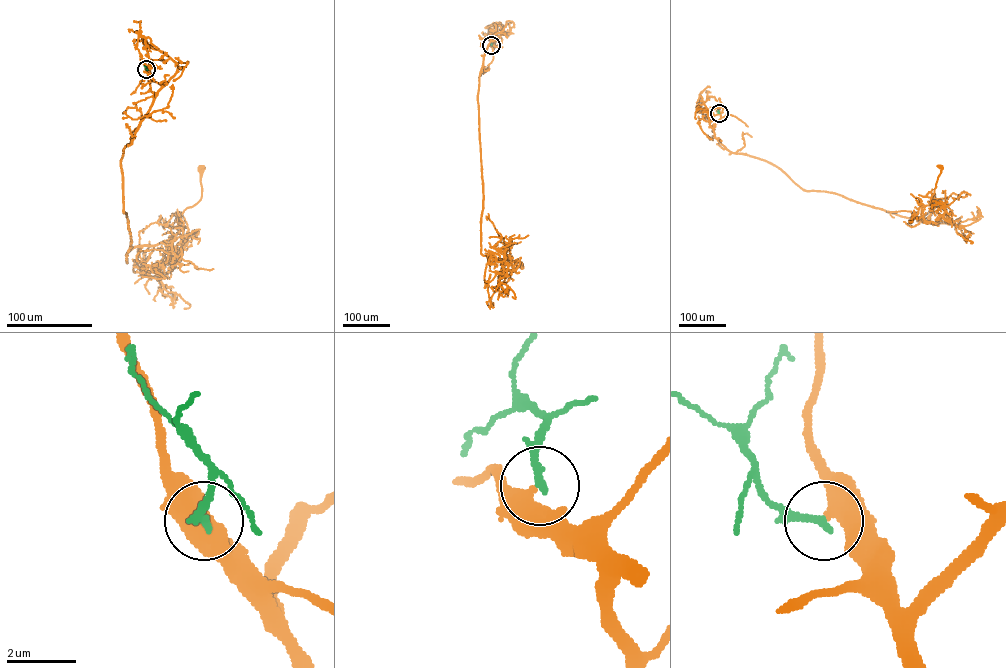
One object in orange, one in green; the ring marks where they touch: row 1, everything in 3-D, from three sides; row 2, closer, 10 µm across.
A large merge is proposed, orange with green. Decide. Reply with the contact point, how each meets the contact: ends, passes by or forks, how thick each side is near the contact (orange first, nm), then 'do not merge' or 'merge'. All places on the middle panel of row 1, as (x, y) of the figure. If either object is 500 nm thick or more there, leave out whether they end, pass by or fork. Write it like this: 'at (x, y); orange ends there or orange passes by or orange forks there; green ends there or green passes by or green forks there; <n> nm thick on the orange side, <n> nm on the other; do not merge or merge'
at (491, 45); 600 nm thick on the orange side, 240 nm on the other; do not merge

